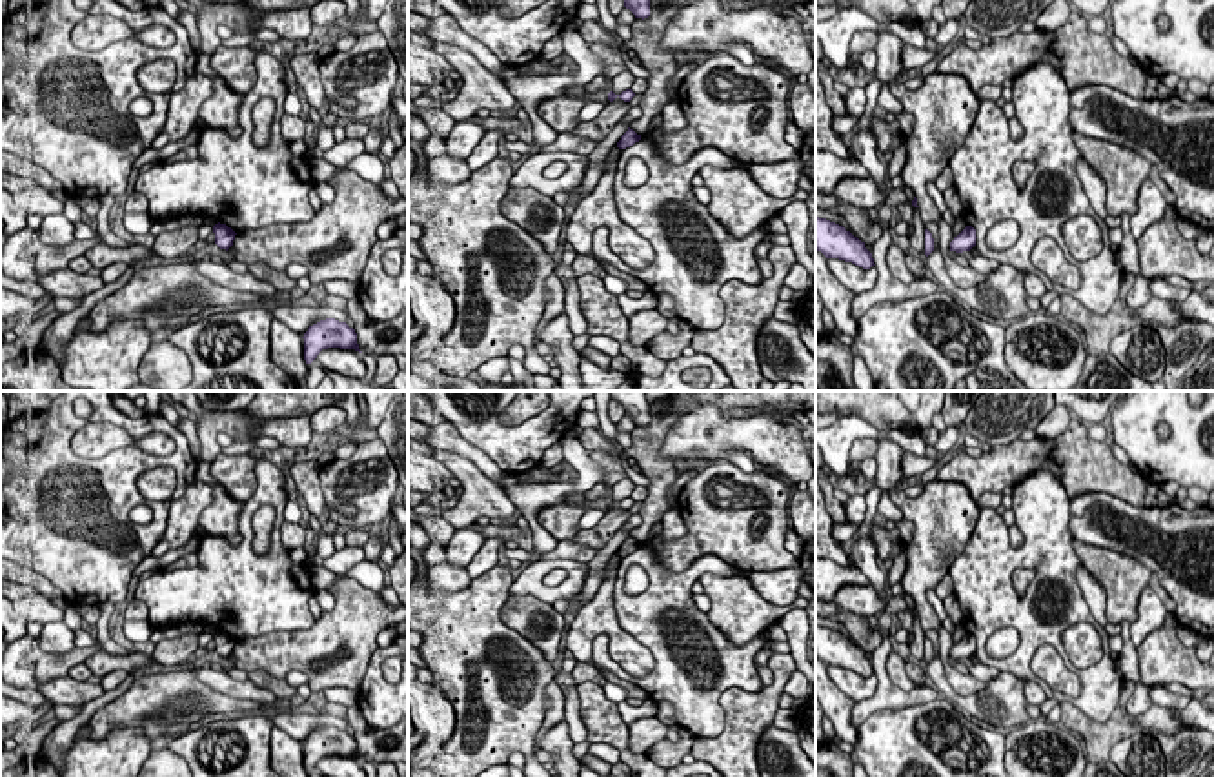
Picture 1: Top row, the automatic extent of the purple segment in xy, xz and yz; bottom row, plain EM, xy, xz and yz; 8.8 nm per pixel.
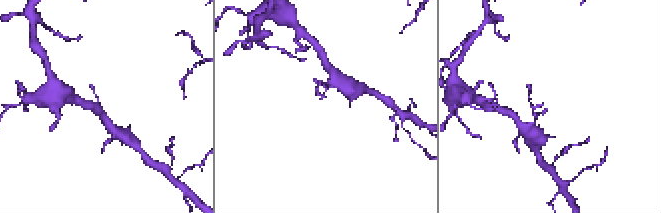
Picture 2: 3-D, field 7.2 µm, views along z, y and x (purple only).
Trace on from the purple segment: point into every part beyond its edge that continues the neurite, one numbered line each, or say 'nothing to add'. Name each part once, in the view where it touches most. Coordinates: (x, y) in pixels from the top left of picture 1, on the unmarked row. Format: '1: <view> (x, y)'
nothing to add

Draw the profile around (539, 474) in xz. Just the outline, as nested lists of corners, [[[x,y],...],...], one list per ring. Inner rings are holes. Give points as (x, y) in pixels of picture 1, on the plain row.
[[[535,466],[530,471],[524,471],[519,475],[519,482],[522,484],[548,484],[548,482],[555,482],[562,479],[561,475],[551,473],[548,468],[544,466]]]

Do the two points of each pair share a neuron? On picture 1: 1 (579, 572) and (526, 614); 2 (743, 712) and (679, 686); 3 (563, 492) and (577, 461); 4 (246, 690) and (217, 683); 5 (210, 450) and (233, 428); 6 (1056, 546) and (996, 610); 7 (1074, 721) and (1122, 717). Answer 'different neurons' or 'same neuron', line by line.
1: different neurons
2: different neurons
3: same neuron
4: same neuron
5: same neuron
6: same neuron
7: same neuron

